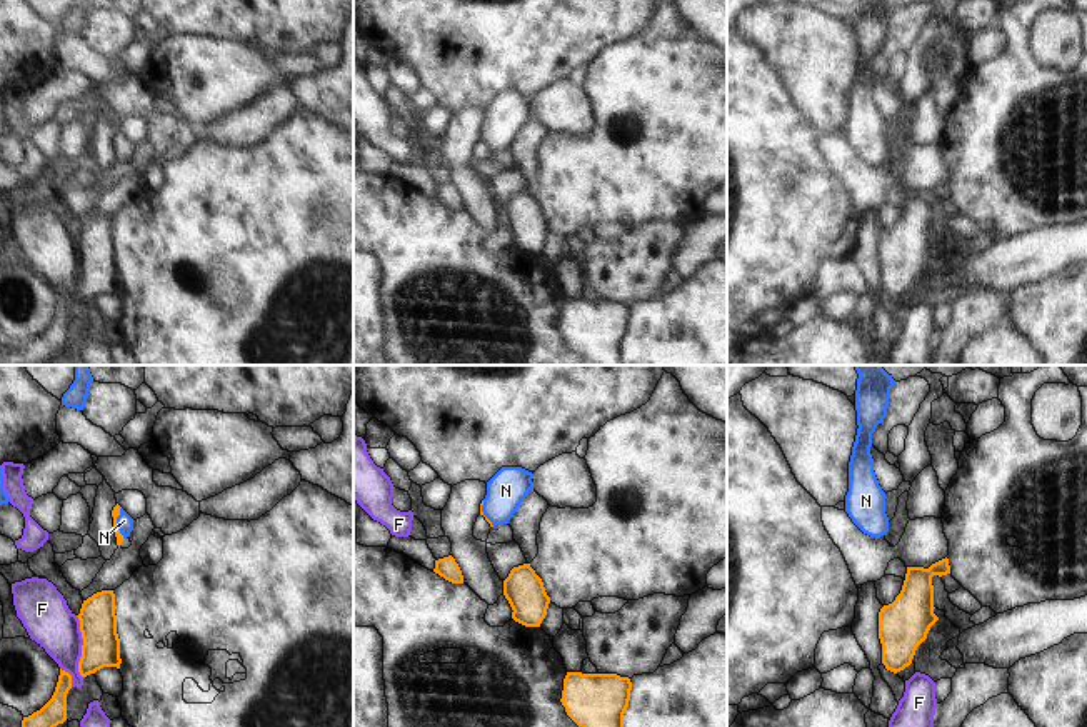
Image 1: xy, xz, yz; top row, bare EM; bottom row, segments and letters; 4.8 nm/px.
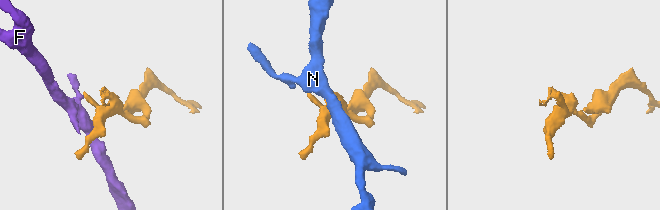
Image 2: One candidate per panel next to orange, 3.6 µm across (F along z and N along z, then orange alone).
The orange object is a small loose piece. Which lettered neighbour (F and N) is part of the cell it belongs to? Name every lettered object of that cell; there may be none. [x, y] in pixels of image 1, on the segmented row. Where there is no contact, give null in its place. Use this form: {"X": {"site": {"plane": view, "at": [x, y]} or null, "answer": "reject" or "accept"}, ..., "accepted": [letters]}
{"F": {"site": {"plane": "xy", "at": [82, 647]}, "answer": "reject"}, "N": {"site": {"plane": "xy", "at": [115, 522]}, "answer": "accept"}, "accepted": ["N"]}

